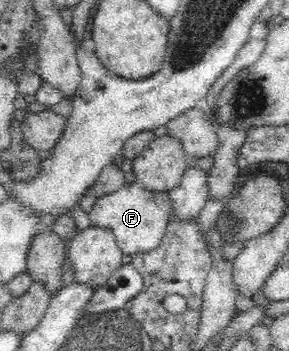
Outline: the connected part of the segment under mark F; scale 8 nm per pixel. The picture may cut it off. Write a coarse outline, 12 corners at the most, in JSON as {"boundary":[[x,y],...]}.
{"boundary":[[138,181],[96,197],[94,226],[133,255],[160,244],[169,191]]}

